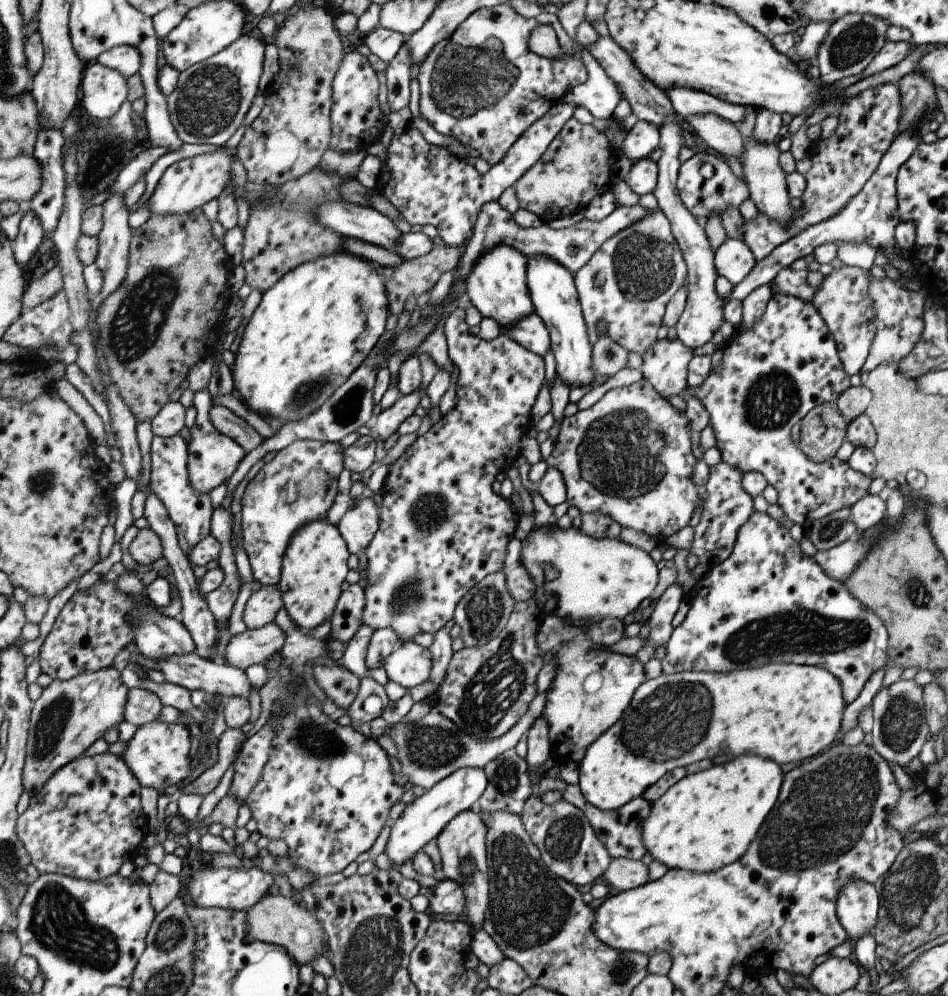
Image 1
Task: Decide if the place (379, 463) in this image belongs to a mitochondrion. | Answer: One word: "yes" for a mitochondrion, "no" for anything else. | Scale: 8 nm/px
no

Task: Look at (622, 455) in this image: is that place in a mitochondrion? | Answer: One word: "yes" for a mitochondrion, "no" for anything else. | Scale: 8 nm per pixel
yes

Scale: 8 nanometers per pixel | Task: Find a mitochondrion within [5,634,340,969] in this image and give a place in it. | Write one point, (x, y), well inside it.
(54, 717)

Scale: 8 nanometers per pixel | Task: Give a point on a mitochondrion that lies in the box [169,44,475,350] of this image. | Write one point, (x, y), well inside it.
(207, 103)

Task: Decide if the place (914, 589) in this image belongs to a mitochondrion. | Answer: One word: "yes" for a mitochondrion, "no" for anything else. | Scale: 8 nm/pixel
yes

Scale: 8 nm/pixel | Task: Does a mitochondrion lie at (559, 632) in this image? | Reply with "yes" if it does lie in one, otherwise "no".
no

